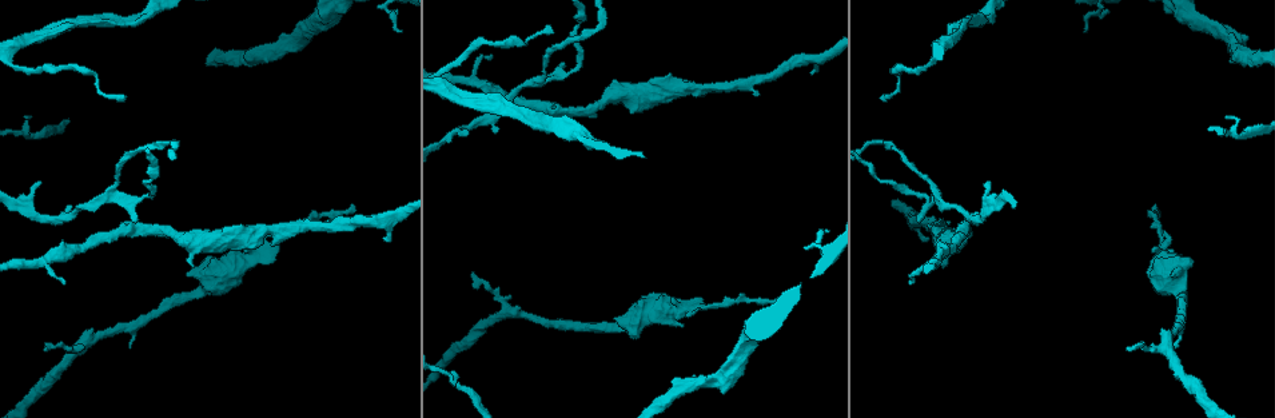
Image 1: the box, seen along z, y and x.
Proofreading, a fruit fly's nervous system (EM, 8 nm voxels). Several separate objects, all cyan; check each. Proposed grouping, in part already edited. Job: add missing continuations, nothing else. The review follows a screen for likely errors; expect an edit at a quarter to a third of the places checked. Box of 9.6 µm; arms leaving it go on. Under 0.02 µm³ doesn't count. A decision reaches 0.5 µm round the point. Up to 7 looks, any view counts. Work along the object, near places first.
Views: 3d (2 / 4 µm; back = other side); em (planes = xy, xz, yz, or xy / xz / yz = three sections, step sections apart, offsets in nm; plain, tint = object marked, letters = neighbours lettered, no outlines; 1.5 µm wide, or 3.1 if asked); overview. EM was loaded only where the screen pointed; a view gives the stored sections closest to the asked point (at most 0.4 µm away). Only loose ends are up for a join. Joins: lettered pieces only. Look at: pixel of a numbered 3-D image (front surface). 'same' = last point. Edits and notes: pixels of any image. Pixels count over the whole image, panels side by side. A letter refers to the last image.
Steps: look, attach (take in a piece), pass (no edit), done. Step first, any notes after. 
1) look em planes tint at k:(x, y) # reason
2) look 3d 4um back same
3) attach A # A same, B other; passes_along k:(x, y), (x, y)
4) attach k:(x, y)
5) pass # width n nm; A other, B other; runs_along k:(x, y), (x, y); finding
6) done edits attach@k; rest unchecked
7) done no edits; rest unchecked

look 3d 4um at 1:(126, 97) # end of a long branch

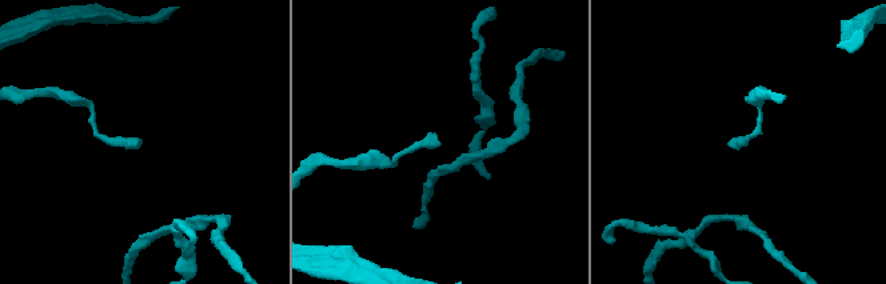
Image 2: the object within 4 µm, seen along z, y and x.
look em yz step 8 tint at 2:(141, 141) # shape alone is not enough

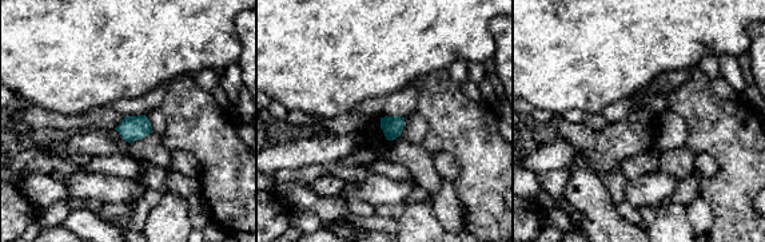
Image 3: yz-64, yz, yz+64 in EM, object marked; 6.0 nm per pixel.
look em planes letters same # cut it another way

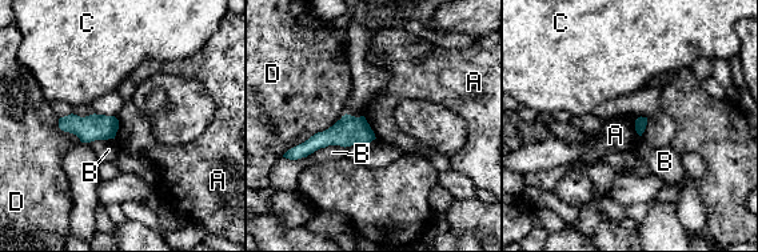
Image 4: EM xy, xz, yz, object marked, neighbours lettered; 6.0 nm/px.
pass # width 70 nm; A other, B other, C other, D other; runs_along 4:(371, 136), (330, 136), (295, 151); none of them fits

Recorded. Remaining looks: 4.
look 3d 4um back at 1:(473, 275) # thin end

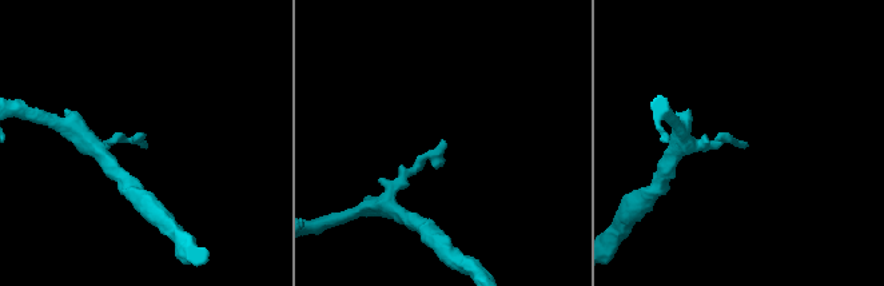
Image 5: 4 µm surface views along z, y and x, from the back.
look em yz step 4 letters at 5:(147, 145) # need the tissue

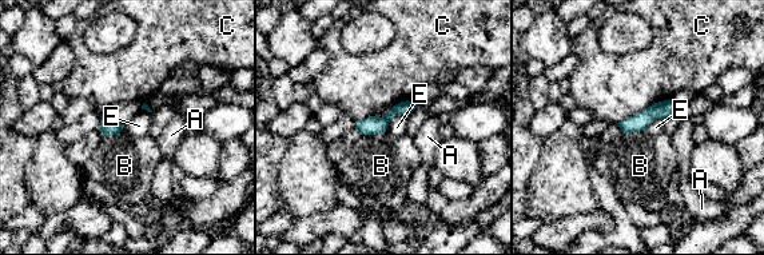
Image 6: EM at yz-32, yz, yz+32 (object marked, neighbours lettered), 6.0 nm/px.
look em xz step 8 letters same

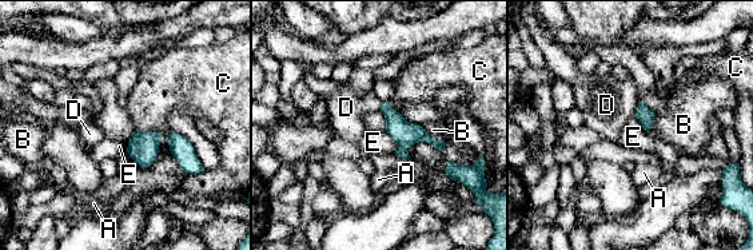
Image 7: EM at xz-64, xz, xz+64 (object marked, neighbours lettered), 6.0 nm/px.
pass # longest_contact C 200 nm; A other, B other, C other, D other, E other; border 7:(640, 100), (633, 115); no lettered piece goes on from it

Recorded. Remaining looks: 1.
look em planes letters at 1:(928, 237) # an open end

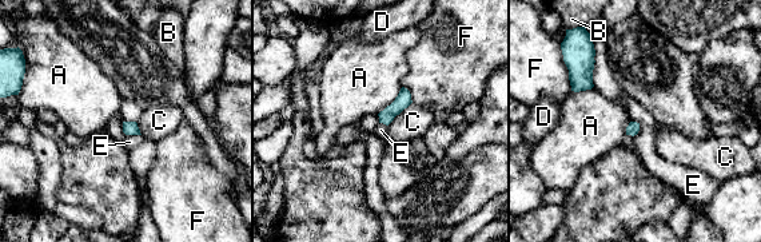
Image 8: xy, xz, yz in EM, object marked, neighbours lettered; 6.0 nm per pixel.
pass # A other, B other, C other, D other, E other, F other; border 8:(126, 134), (140, 135); no lettered piece goes on from it

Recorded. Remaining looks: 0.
done no edits; rest unchecked

